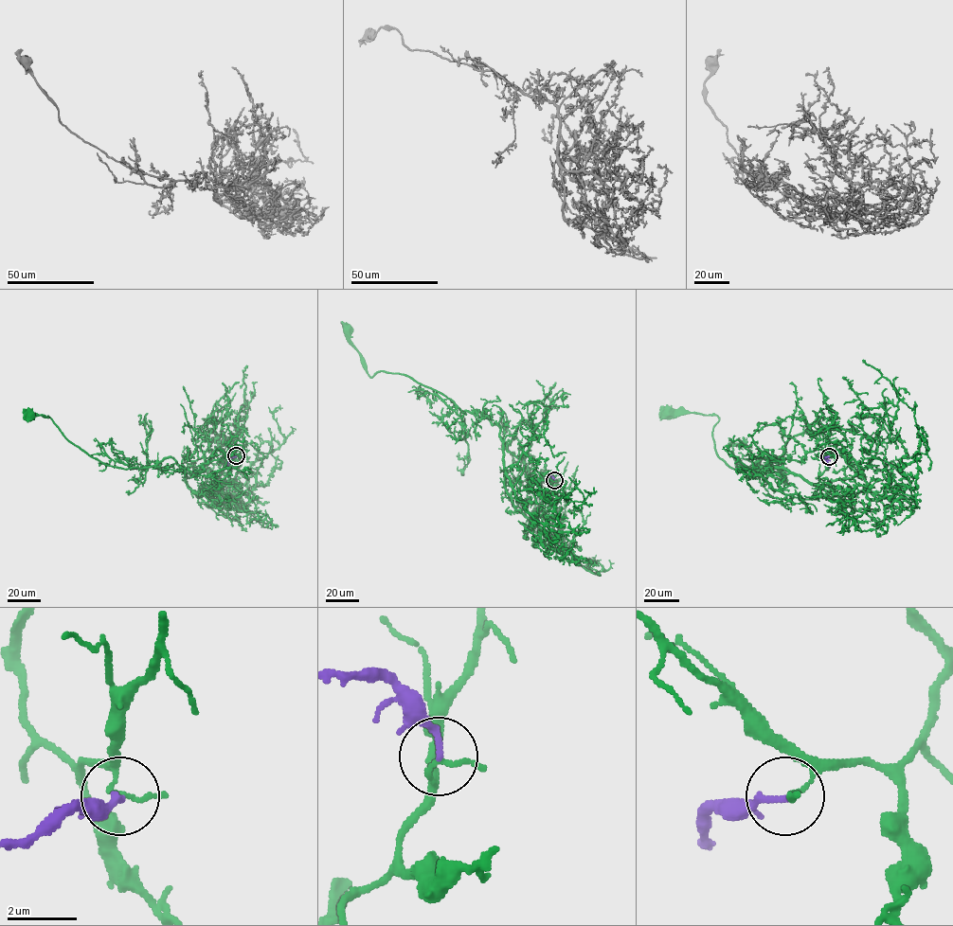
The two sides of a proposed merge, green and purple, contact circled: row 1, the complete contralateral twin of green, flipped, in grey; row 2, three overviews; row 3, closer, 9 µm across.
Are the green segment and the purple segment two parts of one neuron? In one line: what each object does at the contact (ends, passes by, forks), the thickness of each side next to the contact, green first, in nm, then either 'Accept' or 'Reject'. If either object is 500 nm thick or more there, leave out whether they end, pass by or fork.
At the ring green passes by. At the ring purple ends. Thickness 110 nm (green) against 170 nm. Reject

